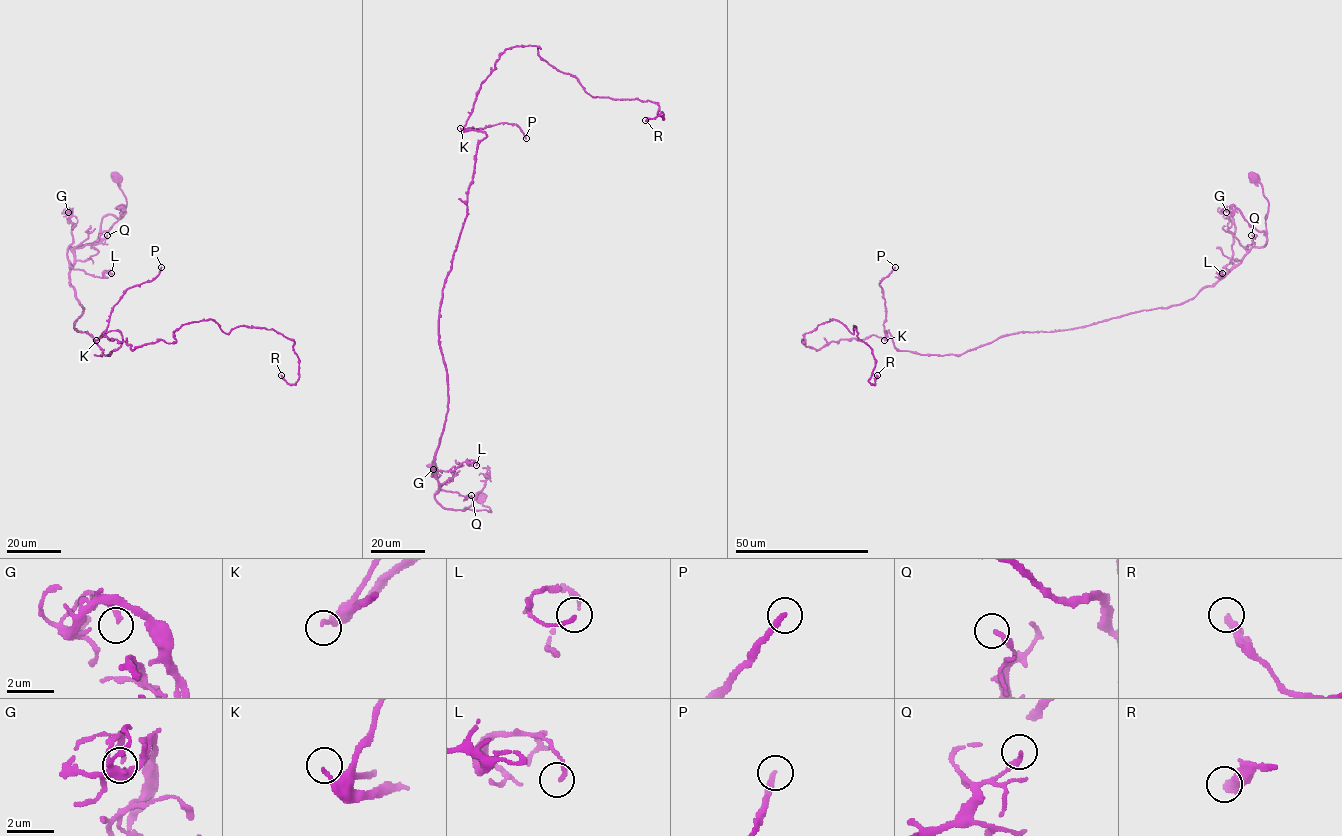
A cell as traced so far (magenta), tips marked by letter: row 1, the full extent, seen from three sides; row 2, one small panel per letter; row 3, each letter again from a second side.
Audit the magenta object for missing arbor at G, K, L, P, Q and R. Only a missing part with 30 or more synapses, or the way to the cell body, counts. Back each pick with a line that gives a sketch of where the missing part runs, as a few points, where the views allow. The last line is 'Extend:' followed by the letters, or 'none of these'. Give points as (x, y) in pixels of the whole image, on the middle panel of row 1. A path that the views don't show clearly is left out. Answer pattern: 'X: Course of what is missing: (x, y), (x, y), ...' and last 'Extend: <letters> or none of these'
P: Course of what is missing: (526, 138), (526, 152), (499, 173), (511, 164), (509, 175), (499, 165), (525, 169), (496, 181), (510, 205)
Extend: P

